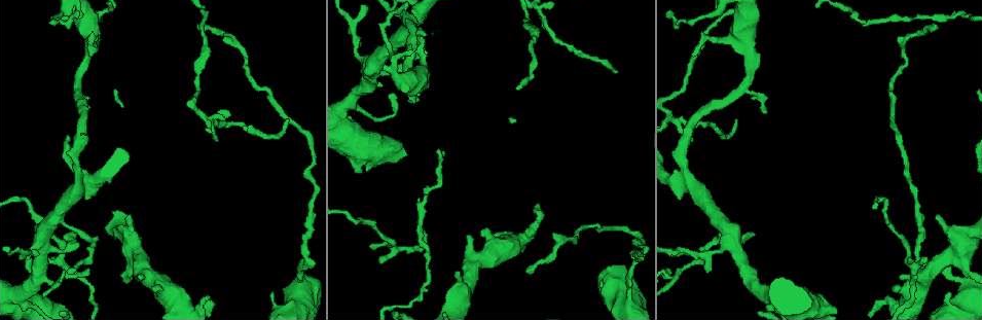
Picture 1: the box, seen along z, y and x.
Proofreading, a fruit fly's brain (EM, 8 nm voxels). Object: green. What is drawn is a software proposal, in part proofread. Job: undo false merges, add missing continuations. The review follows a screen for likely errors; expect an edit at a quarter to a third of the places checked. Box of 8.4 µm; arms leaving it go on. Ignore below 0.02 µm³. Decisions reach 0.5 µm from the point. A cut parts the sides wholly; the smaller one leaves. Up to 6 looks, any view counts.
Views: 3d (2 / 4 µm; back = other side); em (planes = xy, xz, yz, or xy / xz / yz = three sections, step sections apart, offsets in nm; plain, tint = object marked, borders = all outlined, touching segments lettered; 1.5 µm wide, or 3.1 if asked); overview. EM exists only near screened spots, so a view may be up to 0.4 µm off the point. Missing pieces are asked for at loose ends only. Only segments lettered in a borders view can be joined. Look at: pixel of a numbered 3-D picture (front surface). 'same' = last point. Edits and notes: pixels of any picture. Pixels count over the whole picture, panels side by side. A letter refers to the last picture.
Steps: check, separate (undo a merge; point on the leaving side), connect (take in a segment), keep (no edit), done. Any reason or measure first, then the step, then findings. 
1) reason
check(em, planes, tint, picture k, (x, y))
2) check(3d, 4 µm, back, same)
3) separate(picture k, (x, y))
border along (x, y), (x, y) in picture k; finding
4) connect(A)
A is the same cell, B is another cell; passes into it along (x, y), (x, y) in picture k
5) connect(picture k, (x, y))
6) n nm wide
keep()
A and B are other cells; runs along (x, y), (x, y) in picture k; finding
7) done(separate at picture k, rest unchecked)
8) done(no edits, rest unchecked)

tapers out
check(em, planes, borders, picture 1, (73, 234))

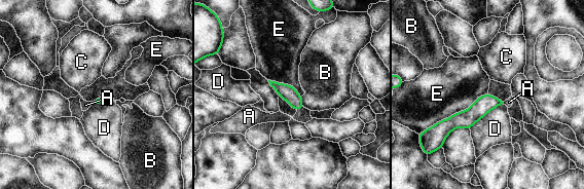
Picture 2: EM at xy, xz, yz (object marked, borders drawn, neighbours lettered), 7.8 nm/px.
keep()
A, B, C, D and E are other cells; runs along (498, 102), (437, 130) in picture 2; no lettered segment goes on from it

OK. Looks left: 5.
free end
check(em, yz, step 4, borders, picture 1, (410, 46))

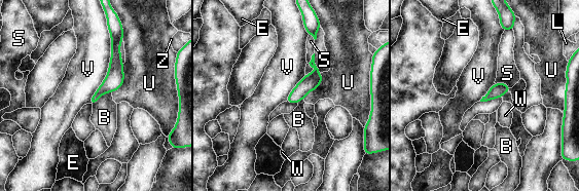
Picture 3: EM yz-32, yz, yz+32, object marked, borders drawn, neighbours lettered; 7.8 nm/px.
cut it another way
check(em, planes, borders, same)

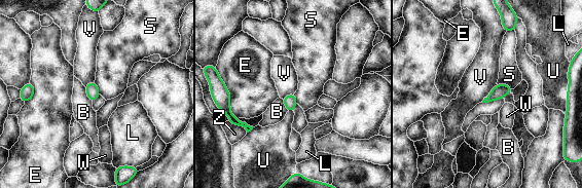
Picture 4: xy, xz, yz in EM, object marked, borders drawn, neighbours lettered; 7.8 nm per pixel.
keep()
B, E, L, S, U, V, W and Z are other cells; no lettered segment goes on from it

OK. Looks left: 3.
free end
check(3d, 4 µm, picture 1, (130, 215))

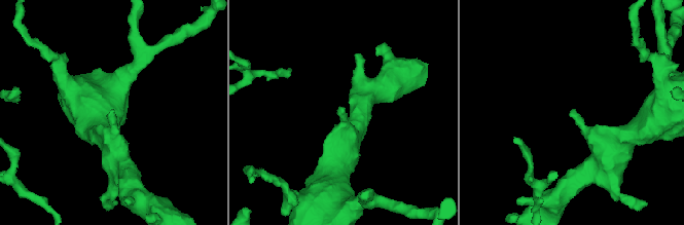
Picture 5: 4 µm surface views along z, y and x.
need the tissue
check(em, yz, step 4, tint, picture 5, (571, 110))

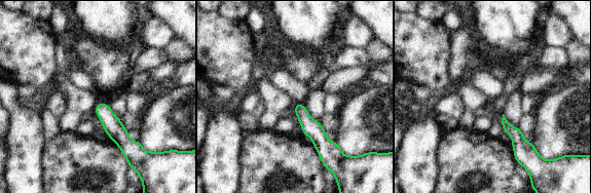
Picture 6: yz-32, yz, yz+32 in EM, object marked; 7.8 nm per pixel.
check(em, planes, borders, same)

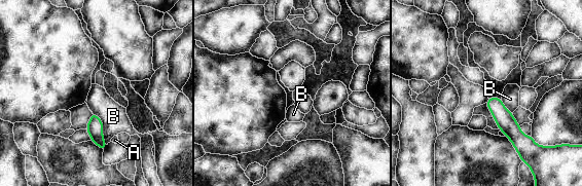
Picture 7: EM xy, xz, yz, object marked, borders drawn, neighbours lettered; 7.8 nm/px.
keep()
A and B are other cells; border along (92, 111), (101, 120), (107, 144) in picture 7; none of them fits

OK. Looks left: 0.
done(no edits, rest unchecked)

